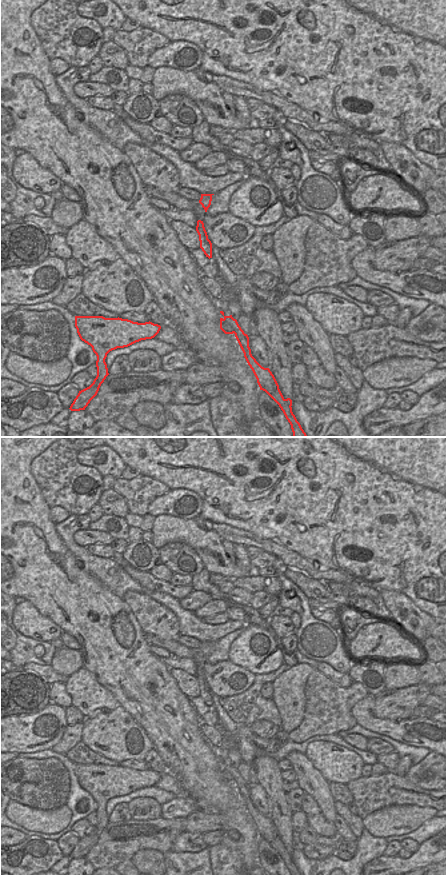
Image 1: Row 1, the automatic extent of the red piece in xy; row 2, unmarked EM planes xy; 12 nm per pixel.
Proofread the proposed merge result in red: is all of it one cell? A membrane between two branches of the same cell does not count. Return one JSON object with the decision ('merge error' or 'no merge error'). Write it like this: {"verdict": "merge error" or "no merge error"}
{"verdict": "merge error"}

